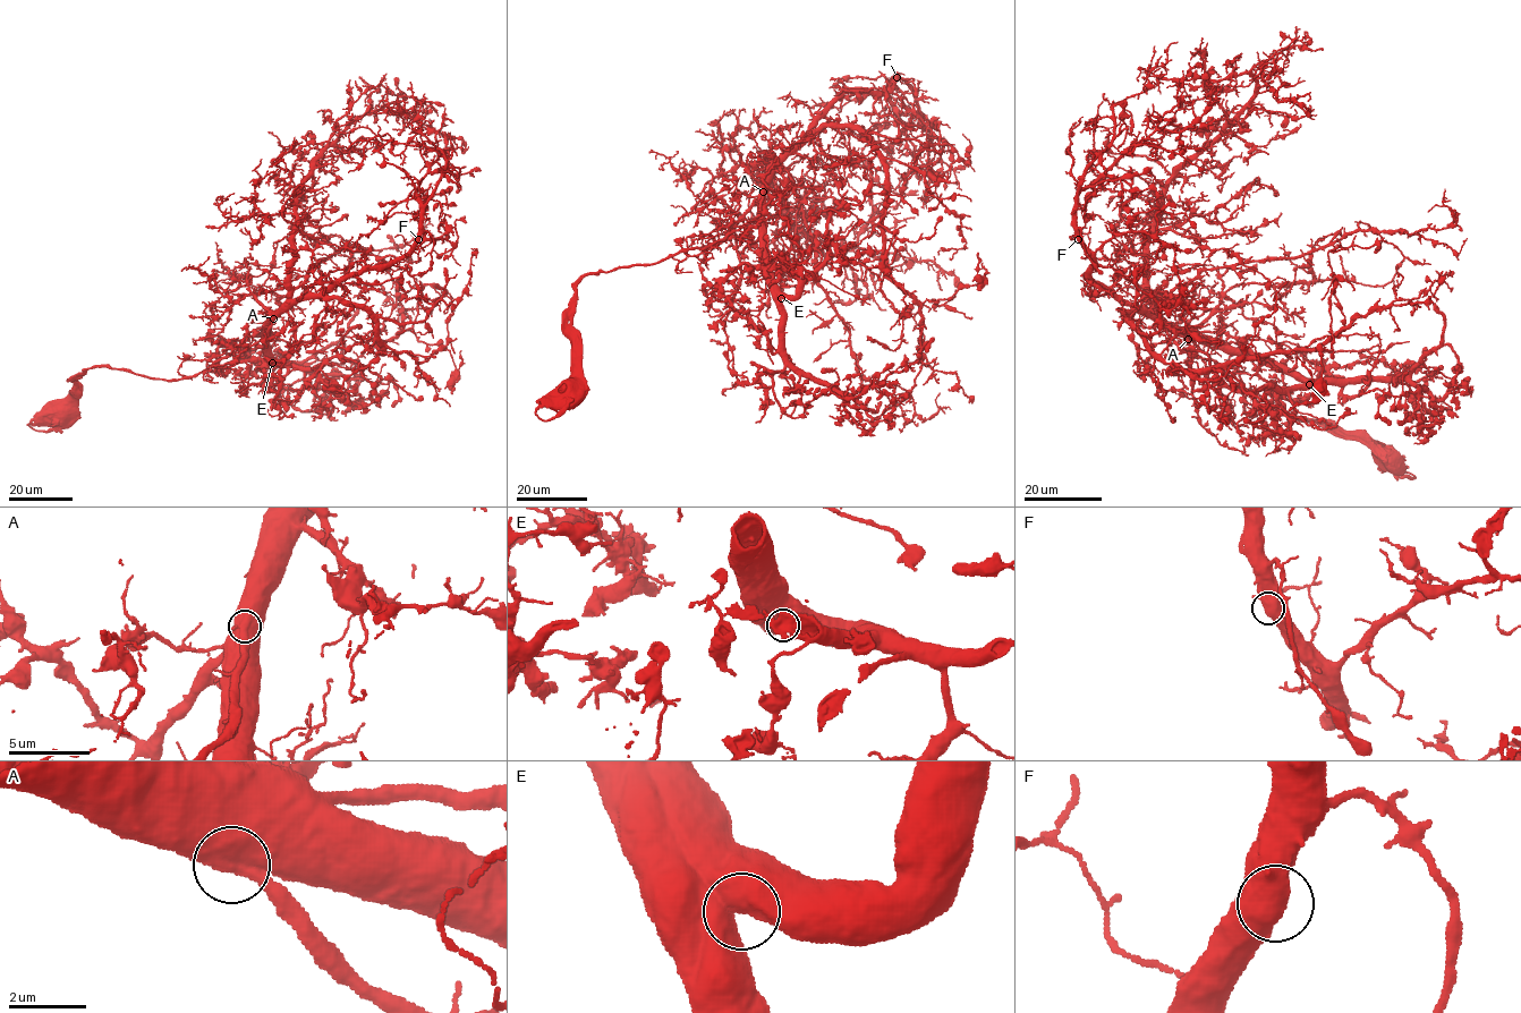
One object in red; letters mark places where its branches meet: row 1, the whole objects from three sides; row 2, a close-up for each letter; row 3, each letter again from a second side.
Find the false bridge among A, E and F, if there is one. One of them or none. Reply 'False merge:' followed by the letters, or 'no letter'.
False merge: no letter

